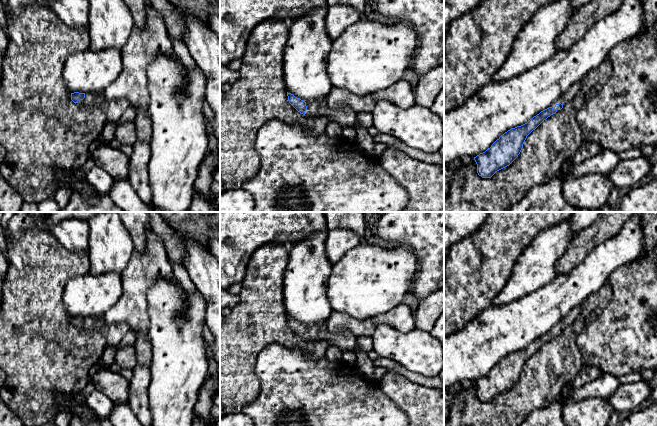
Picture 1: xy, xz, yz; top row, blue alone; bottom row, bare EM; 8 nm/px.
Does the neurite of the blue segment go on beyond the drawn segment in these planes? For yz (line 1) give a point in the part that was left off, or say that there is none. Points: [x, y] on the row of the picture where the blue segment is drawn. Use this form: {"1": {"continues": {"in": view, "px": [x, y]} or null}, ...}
{"1": {"continues": {"in": "yz", "px": [569, 95]}}}

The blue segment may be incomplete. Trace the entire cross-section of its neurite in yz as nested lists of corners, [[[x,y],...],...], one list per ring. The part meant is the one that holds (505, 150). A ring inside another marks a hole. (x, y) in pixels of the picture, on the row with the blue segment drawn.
[[[581,81],[574,83],[551,107],[541,111],[527,123],[511,128],[485,152],[474,157],[478,175],[491,178],[497,171],[509,166],[520,154],[527,136],[544,120],[560,111],[564,104],[573,100],[580,88]]]

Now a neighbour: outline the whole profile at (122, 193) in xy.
[[[128,179],[115,180],[107,195],[124,212],[153,212],[150,206],[139,198]]]

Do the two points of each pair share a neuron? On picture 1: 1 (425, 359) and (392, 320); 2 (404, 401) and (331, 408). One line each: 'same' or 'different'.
1: different
2: different

